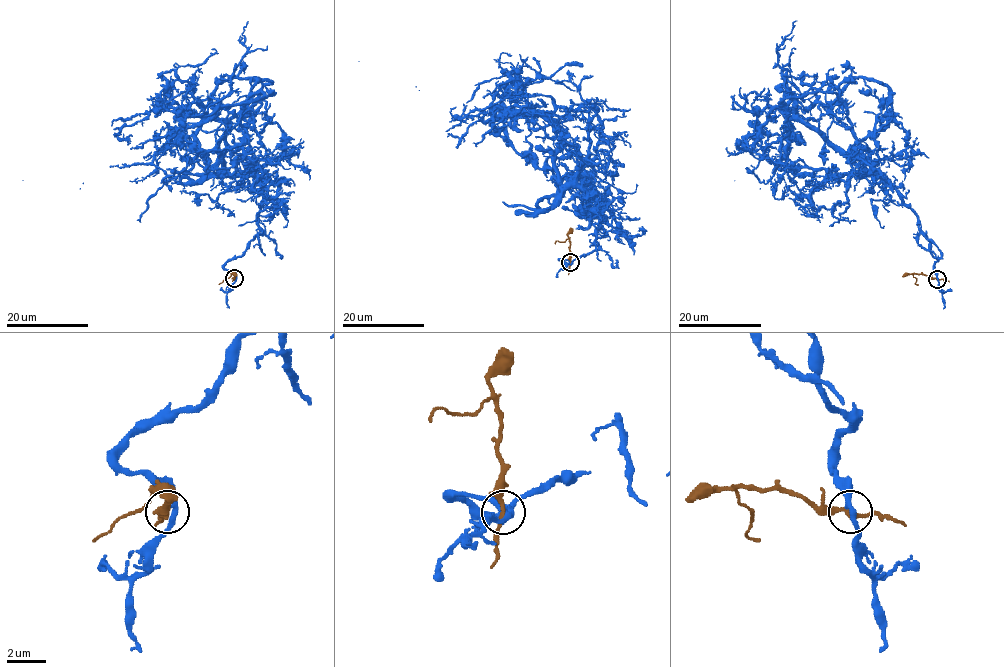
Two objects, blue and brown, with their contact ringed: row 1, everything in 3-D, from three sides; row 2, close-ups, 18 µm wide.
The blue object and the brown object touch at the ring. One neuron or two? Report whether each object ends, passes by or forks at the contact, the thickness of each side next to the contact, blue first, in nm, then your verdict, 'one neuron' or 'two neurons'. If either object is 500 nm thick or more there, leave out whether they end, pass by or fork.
blue passes by | brown passes by | 240/200 nm | one neuron

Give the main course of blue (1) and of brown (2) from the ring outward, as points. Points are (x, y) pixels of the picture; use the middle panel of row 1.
1: (571, 262), (560, 259), (598, 248), (599, 205), (548, 115), (473, 109), (446, 131), (416, 86), (358, 61)
2: (570, 262), (568, 239), (555, 244)

